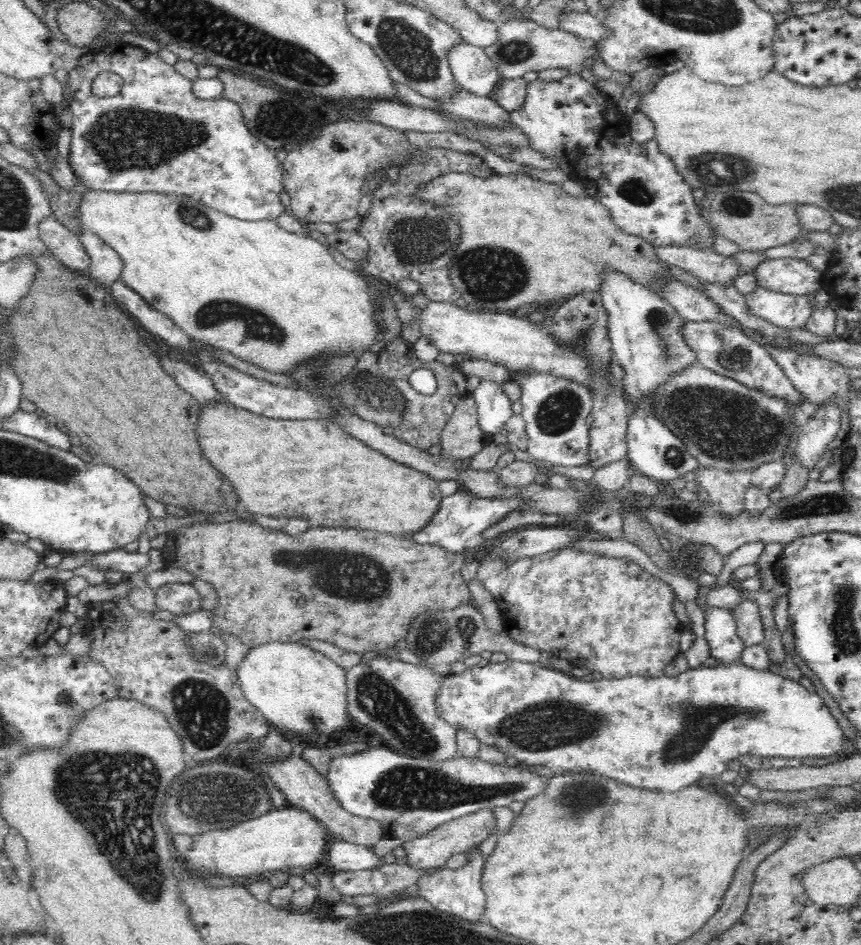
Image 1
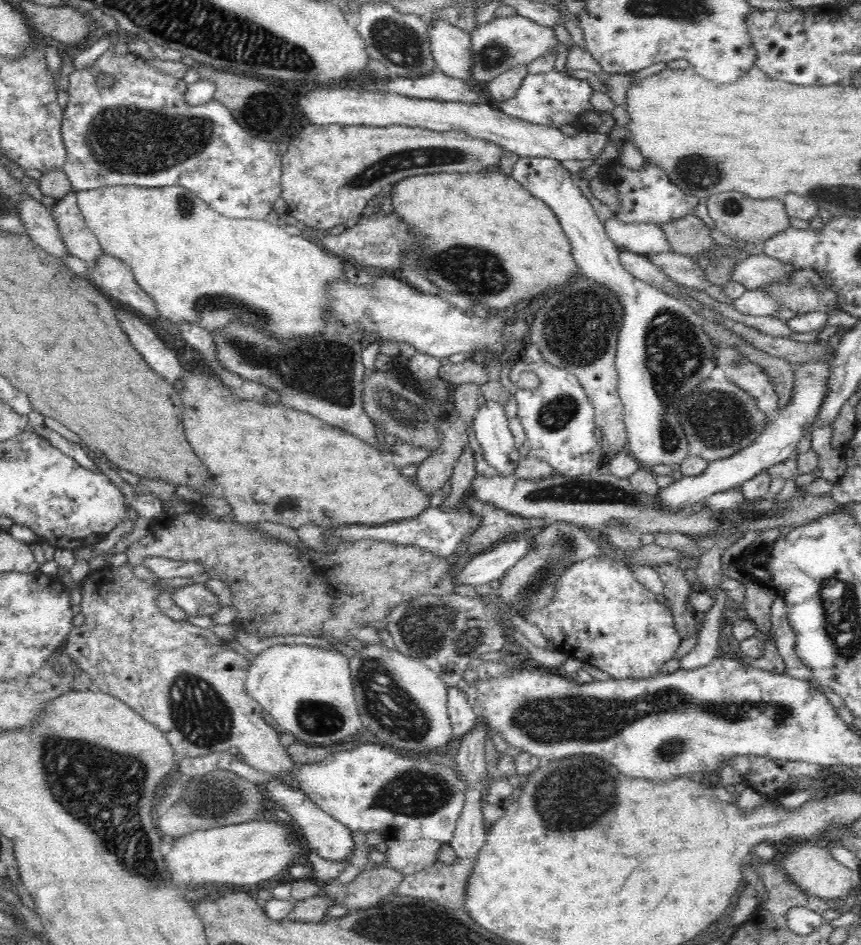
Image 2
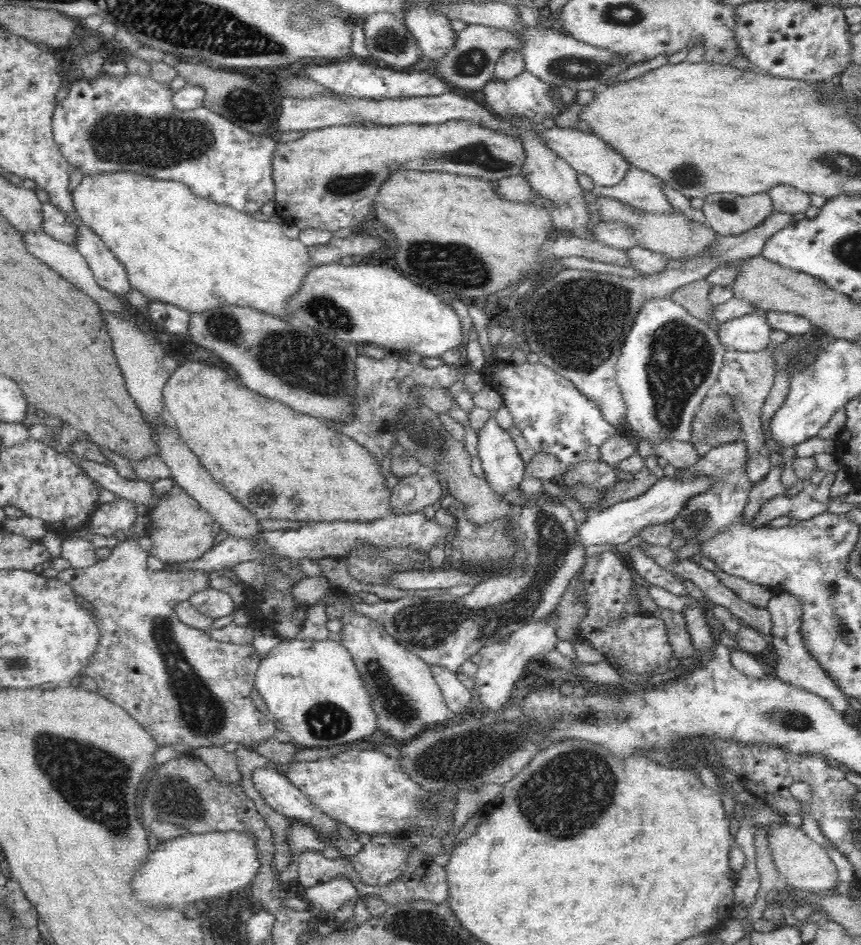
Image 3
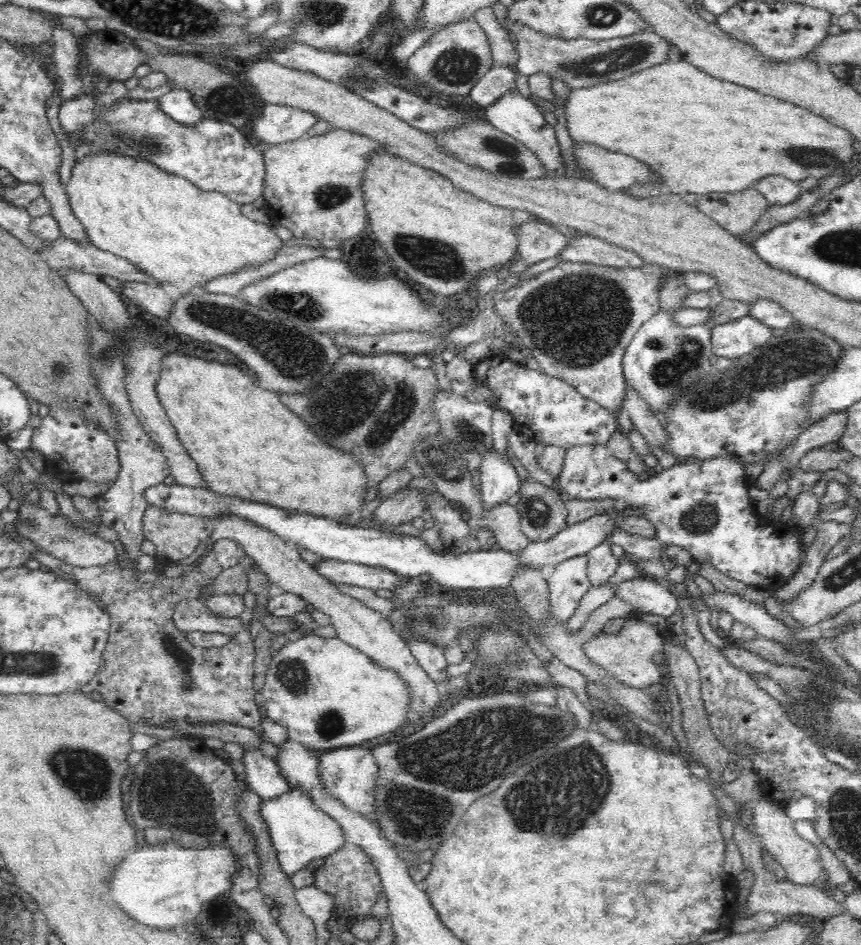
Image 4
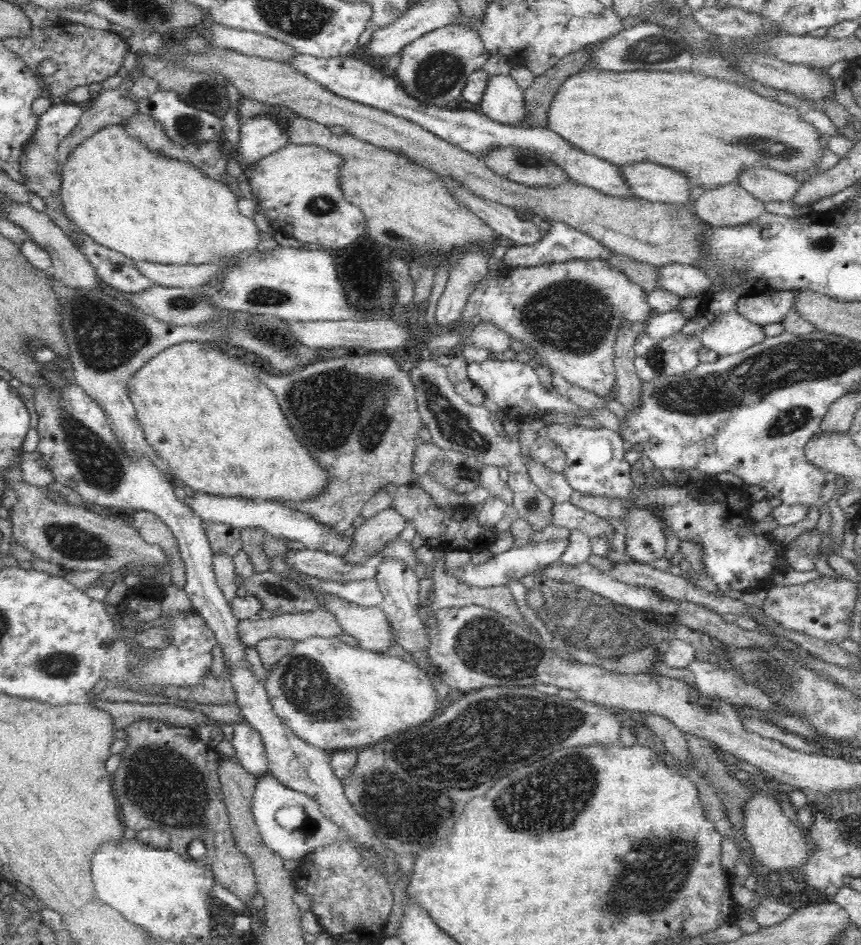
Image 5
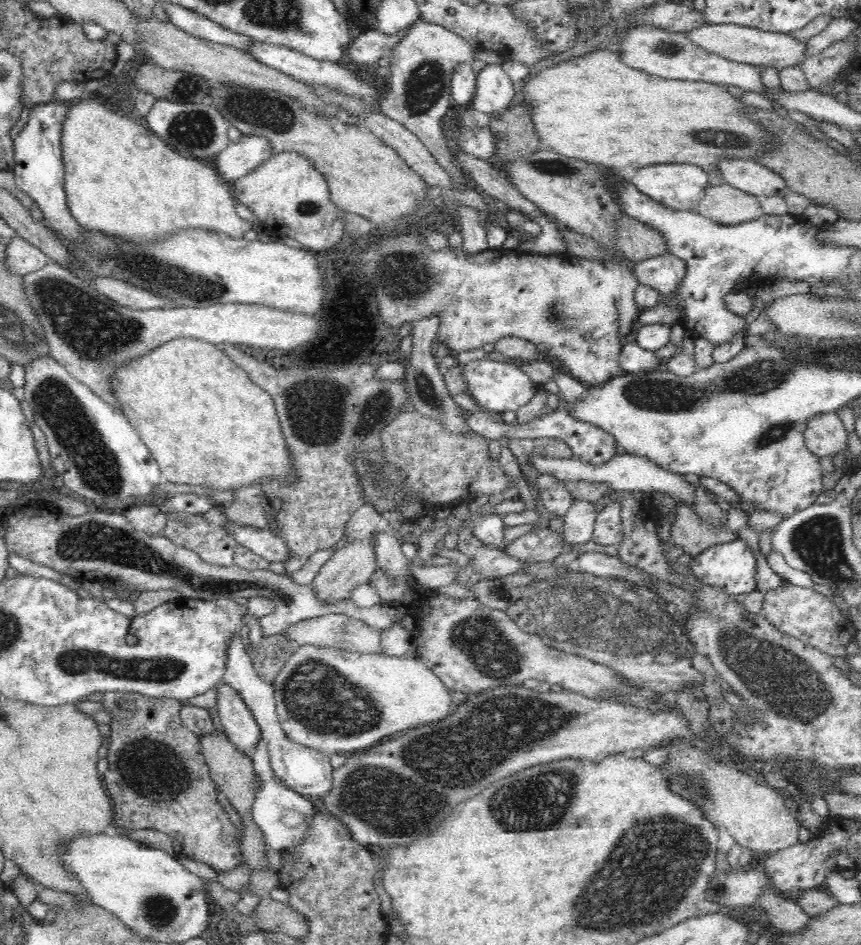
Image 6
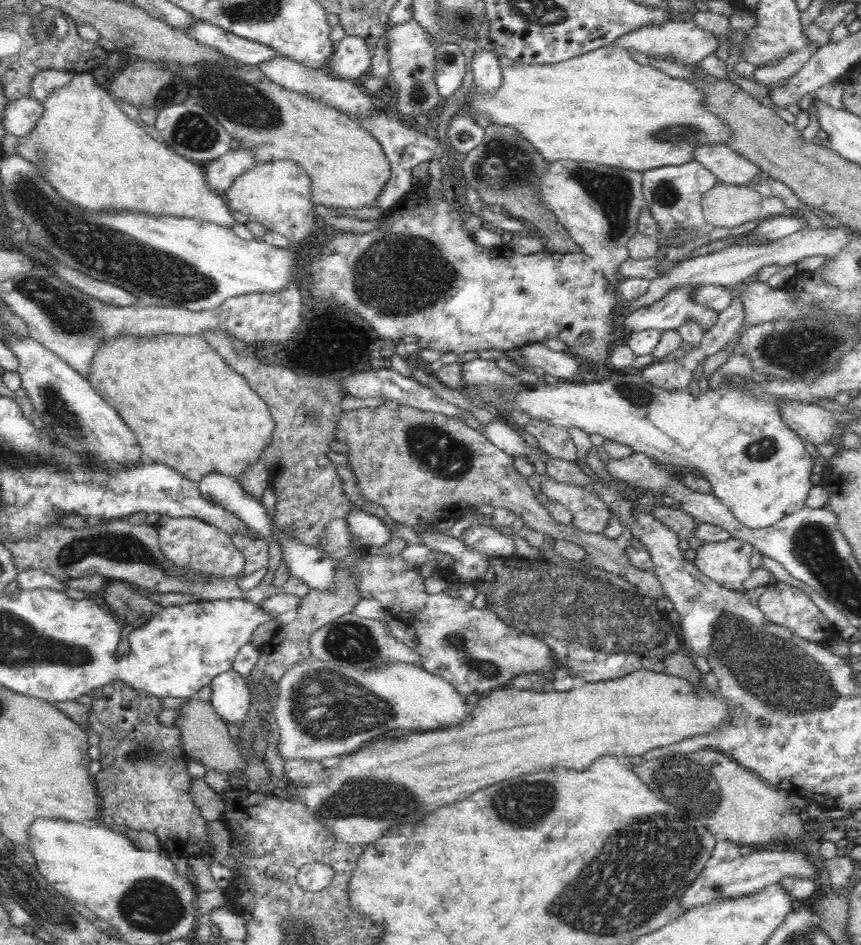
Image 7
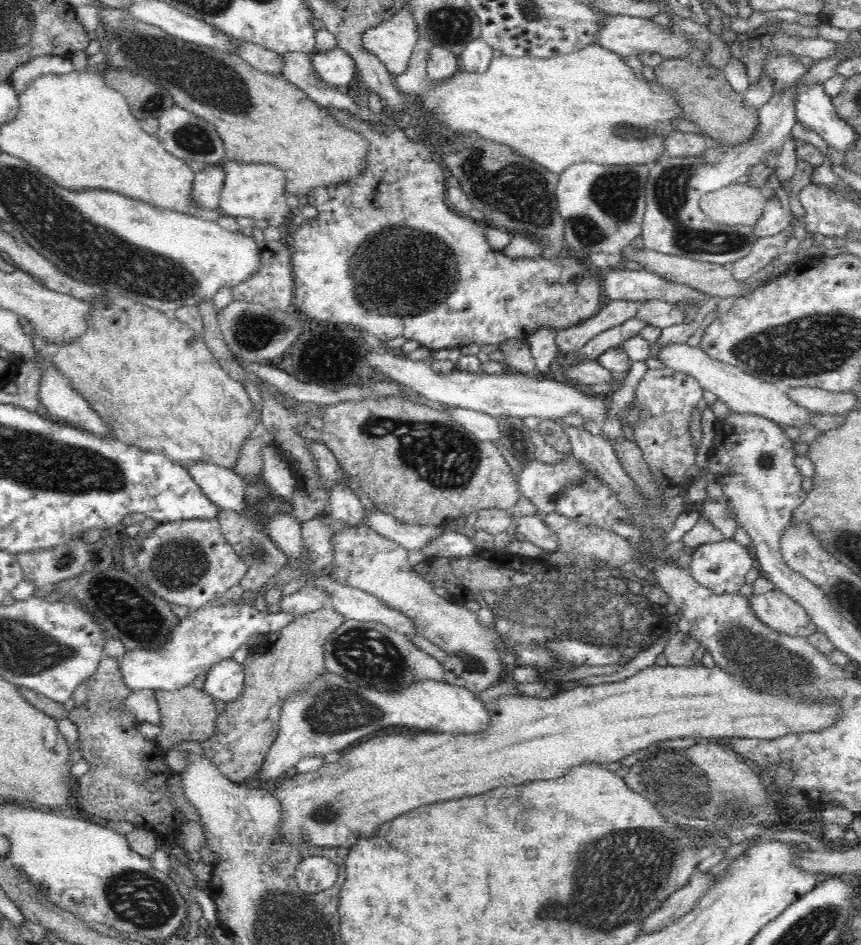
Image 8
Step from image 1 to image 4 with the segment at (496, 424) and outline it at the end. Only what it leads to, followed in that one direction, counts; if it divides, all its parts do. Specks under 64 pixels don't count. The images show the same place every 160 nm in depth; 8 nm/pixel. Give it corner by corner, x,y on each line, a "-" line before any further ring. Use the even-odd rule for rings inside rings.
492,447
486,451
479,472
481,495
487,508
507,502
520,490
521,478
506,450
498,452

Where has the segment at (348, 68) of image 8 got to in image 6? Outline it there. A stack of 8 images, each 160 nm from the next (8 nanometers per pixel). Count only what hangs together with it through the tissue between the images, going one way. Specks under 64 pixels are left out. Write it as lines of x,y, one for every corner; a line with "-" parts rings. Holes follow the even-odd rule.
413,24
401,29
396,34
387,34
380,30
368,30
352,40
347,48
348,58
351,62
360,65
374,65
382,56
391,54
397,44
406,37

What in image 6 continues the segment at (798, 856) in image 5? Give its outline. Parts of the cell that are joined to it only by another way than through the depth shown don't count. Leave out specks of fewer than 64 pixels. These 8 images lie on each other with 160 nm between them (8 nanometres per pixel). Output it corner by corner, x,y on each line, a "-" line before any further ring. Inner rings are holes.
672,737
666,743
667,769
663,771
671,781
672,791
698,803
708,819
726,826
738,845
764,859
800,843
801,825
785,792
758,782
748,772
730,764
721,766
718,760
710,758
706,750
692,745
687,737

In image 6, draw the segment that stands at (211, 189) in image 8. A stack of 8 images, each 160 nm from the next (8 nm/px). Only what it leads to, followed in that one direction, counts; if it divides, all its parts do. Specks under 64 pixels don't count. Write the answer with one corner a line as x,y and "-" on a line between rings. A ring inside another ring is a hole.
242,133
236,143
230,143
217,154
217,171
221,178
233,183
260,167
274,154
270,139
264,135

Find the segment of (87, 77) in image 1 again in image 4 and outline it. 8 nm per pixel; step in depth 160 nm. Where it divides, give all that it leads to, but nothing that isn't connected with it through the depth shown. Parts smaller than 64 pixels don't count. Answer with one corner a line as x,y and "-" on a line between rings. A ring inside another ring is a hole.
88,94
78,95
73,99
66,99
62,102
61,107
59,108
59,121
62,126
64,126
64,134
68,134
70,138
80,138
80,136
86,136
86,124
90,126
90,146
96,154
104,154
107,152
108,155
116,156
127,156
134,160
146,160
146,162
151,163
154,167
157,167
160,171
168,172
169,175
177,176
178,178
186,178
188,182
194,184
196,188
199,188
204,192
220,192
222,195
226,195
230,200
233,200
236,203
242,204
251,204
254,200
258,200
263,196
264,186
265,186
265,176
266,176
266,162
264,160
264,147
265,145
254,138
244,136
237,126
233,124
221,121
208,119
208,117
203,116
199,121
196,121
193,125
187,125
181,122
174,120
170,115
166,114
160,103
157,99
151,100
138,100
131,99
130,97
124,97
123,99
115,100
108,108
104,106
104,110
98,110
98,102
94,96
88,96

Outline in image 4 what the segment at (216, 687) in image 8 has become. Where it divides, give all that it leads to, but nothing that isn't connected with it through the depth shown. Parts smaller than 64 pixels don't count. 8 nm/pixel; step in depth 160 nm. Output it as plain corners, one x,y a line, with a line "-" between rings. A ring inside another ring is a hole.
247,750
244,756
246,784
262,801
274,800
293,790
286,781
278,762
266,757
261,750

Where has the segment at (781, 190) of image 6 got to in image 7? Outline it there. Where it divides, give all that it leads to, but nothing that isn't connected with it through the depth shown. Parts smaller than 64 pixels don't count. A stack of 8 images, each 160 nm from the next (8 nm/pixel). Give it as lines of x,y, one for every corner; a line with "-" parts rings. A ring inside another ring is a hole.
728,145
701,146
696,158
706,169
718,178
721,184
750,187
760,184
763,171

